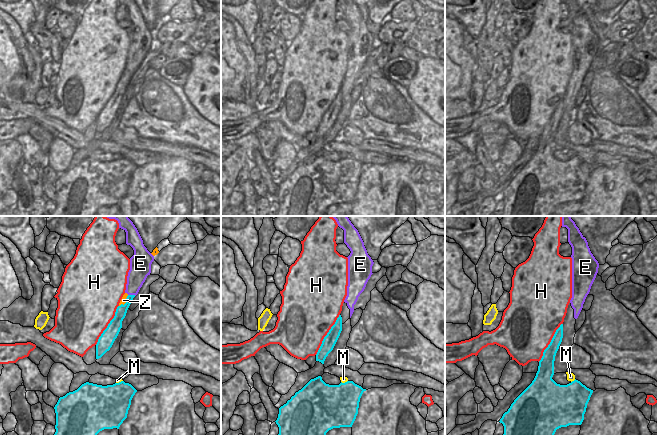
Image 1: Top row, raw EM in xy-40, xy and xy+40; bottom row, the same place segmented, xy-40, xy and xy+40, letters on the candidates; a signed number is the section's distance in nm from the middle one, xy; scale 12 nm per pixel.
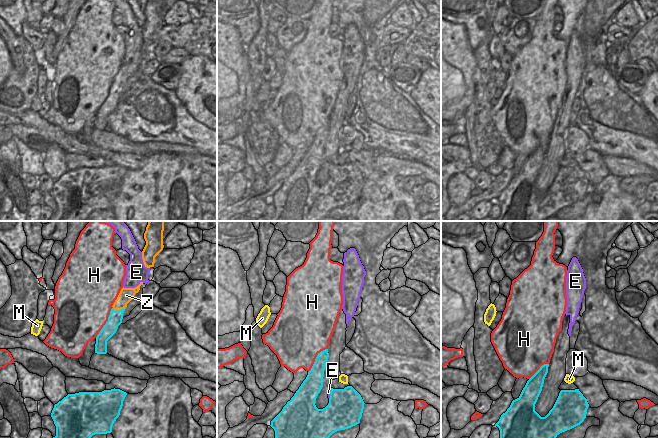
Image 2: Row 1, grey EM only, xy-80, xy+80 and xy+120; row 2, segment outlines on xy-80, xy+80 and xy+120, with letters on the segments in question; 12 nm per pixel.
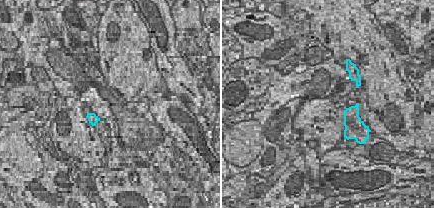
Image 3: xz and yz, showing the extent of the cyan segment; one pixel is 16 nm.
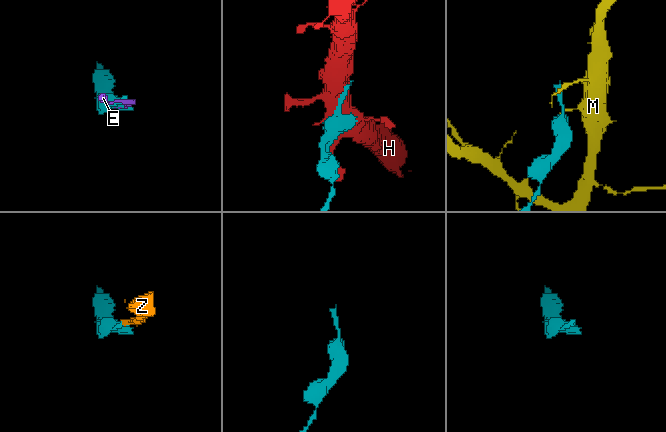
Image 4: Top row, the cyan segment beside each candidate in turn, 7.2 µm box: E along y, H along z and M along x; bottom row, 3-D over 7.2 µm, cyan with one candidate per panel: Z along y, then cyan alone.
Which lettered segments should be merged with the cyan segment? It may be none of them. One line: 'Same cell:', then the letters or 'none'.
Same cell: Z

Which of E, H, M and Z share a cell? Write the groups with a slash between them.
E / H / M / Z

